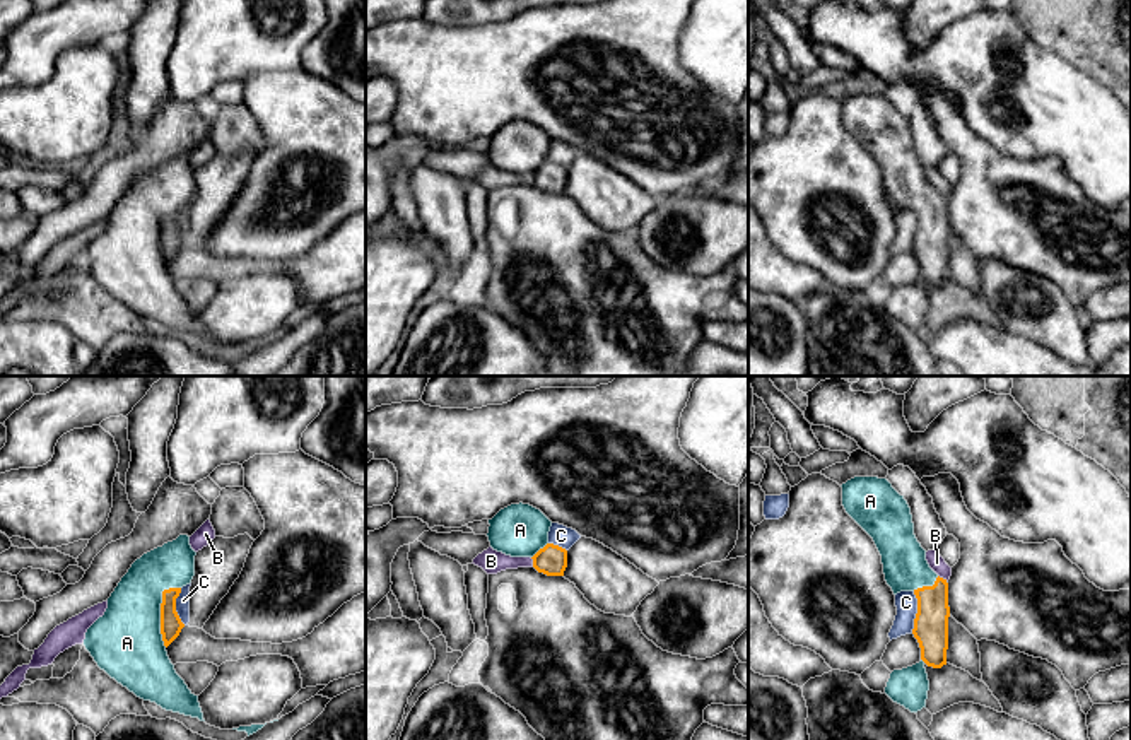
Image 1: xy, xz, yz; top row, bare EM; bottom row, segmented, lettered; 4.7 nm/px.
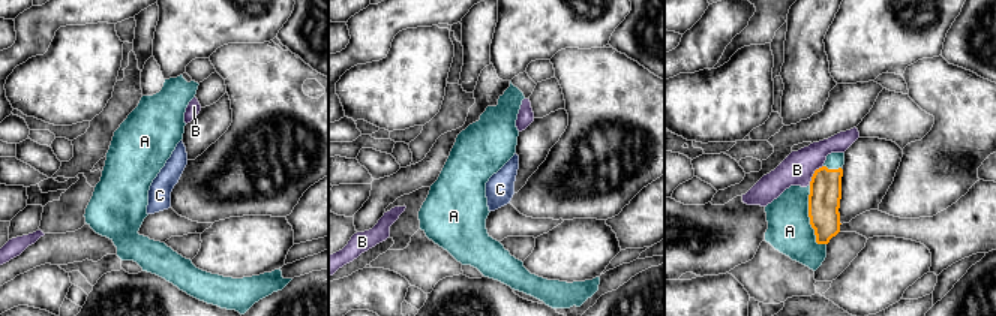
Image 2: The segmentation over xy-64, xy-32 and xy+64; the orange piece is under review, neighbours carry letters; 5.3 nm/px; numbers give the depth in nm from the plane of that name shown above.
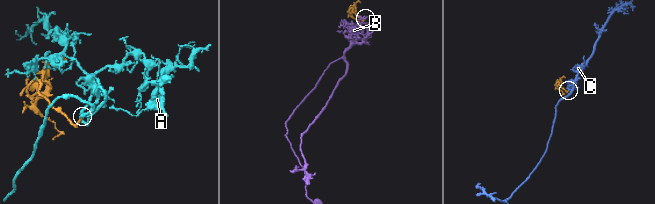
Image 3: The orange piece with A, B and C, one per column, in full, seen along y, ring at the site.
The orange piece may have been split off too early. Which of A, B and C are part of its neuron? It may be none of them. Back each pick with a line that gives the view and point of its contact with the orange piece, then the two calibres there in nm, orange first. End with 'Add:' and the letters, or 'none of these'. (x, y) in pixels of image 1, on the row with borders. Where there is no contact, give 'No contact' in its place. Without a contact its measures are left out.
A: Touches orange at xy (161, 610). Thickness 100 nm (orange) against 340 nm
Add: A

